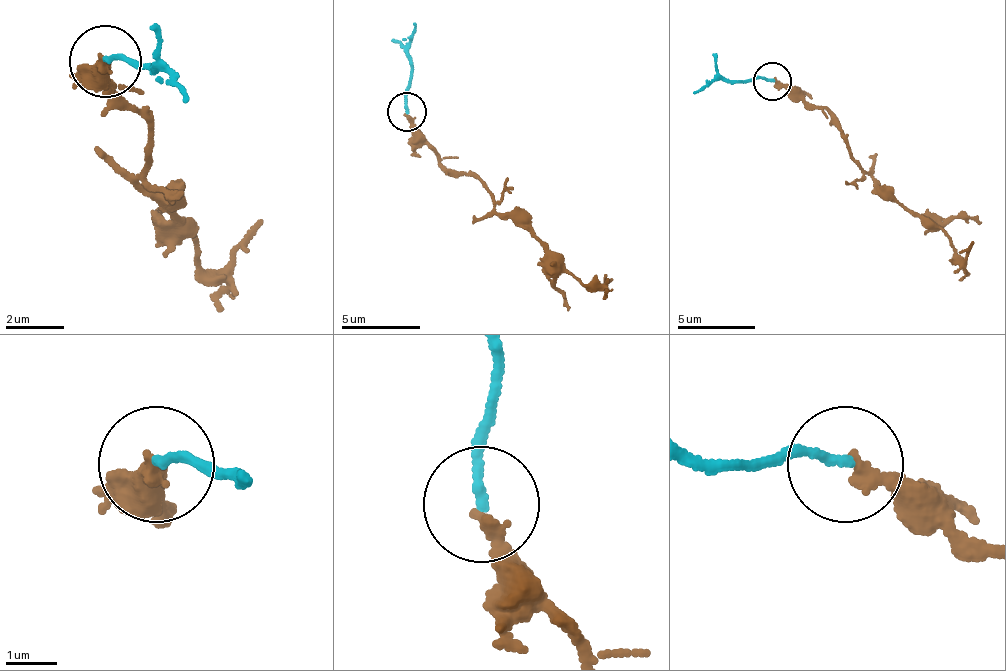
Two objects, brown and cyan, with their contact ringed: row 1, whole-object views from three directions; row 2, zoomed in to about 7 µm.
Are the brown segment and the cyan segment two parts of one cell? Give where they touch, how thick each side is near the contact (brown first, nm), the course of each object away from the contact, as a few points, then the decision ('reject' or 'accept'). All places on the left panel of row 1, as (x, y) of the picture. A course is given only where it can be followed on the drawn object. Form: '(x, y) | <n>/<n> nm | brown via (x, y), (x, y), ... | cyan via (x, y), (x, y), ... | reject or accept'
(105, 61) | 240/160 nm | brown via (102, 55), (111, 90), (149, 149), (135, 175), (194, 237), (199, 265), (226, 269), (263, 220) | cyan via (102, 62), (162, 68), (182, 102) | accept

